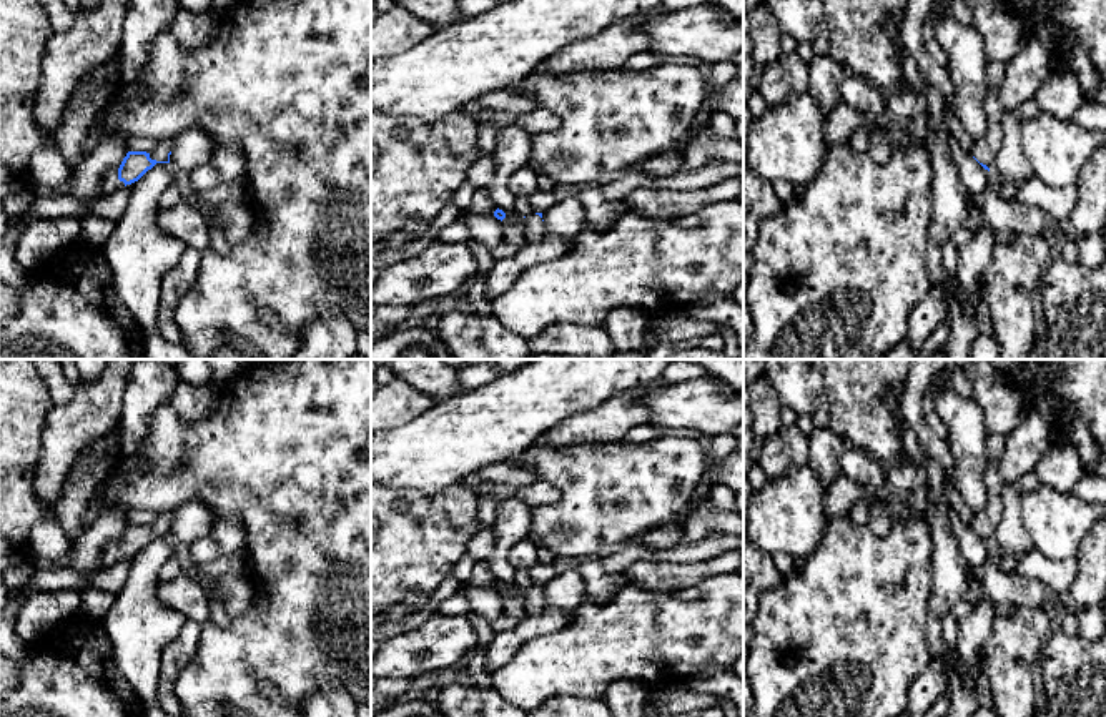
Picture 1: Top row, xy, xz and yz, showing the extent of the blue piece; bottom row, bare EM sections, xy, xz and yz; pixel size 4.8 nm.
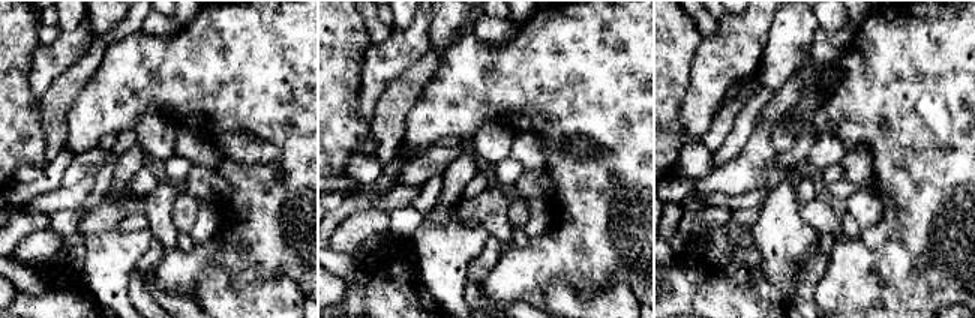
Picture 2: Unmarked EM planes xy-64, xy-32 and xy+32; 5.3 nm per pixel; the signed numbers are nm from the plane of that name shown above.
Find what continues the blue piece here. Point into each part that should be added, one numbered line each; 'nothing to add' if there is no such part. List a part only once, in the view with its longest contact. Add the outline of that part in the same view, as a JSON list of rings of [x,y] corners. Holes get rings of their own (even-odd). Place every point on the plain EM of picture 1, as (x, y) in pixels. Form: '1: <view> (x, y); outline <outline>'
1: xy (163, 519); outline [[[173,511],[156,514],[156,519],[150,524],[150,531],[156,534],[168,534],[168,526],[173,521]]]
2: xy (110, 553); outline [[[111,542],[103,549],[103,559],[106,566],[125,559],[125,556],[118,552],[118,542]]]

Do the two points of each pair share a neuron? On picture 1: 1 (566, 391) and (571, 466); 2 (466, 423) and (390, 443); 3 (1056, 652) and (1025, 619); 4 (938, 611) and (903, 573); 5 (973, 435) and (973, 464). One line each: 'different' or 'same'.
1: different
2: same
3: different
4: different
5: same

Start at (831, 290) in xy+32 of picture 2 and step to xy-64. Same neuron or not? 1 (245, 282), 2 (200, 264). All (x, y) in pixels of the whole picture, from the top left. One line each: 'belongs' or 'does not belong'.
1: does not belong
2: belongs

